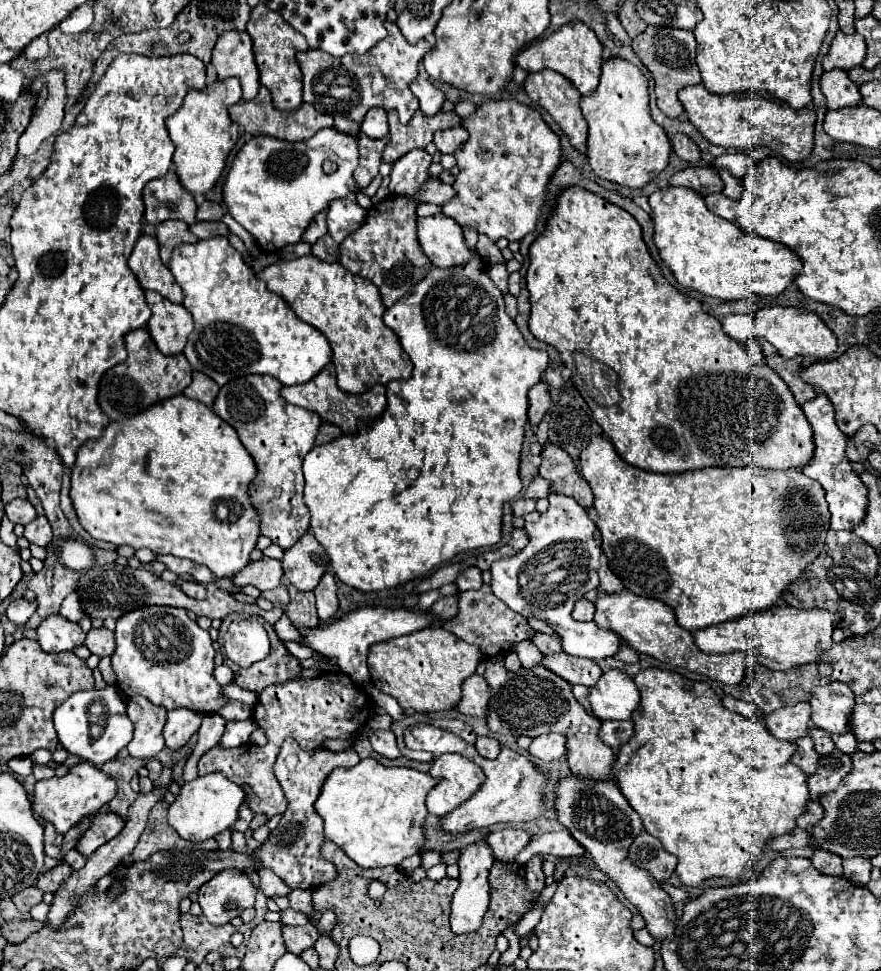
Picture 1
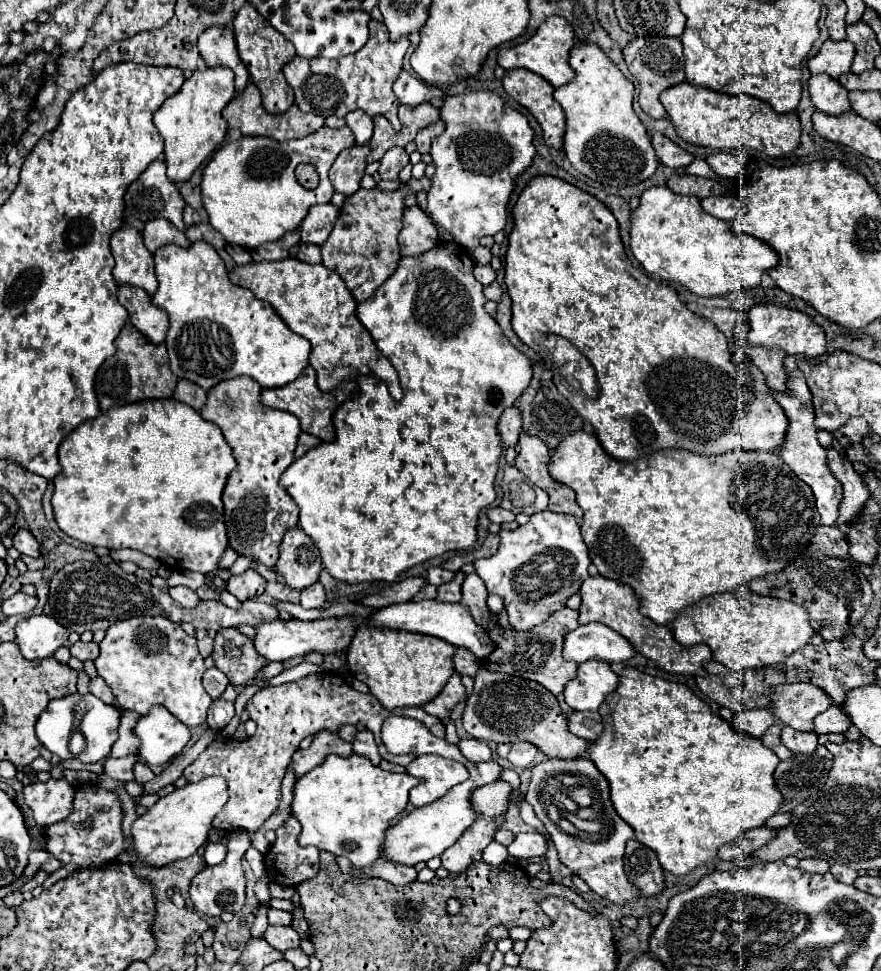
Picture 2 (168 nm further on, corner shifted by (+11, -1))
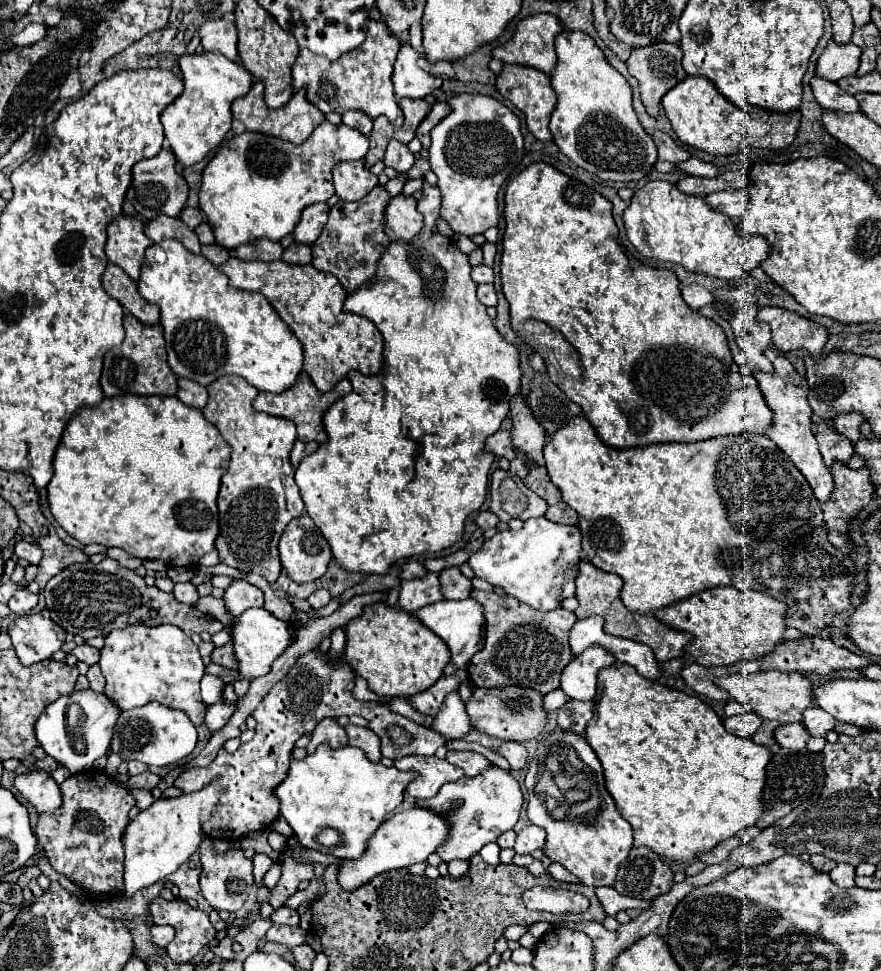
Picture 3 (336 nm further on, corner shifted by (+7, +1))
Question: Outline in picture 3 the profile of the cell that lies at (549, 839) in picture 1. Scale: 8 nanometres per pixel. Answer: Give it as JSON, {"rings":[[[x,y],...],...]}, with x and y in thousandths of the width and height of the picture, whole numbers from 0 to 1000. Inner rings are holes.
{"rings":[[[597,851],[588,857],[583,875],[586,880],[604,880],[606,875],[613,875],[617,871],[620,865],[620,857],[611,851]]]}

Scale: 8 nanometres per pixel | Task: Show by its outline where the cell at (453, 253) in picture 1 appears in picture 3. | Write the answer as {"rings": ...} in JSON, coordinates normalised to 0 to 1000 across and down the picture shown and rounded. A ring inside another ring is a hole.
{"rings":[[[452,200],[443,204],[440,214],[436,216],[438,231],[436,239],[440,239],[443,247],[468,247],[479,237],[479,222],[472,216],[472,206],[468,202]]]}

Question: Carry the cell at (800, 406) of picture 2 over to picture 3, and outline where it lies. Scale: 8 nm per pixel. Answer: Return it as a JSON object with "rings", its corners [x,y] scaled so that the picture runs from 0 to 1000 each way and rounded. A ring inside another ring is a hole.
{"rings":[[[869,358],[867,365],[876,373],[876,377],[879,377],[876,385],[865,383],[865,381],[856,381],[856,389],[860,391],[860,400],[867,406],[867,412],[872,416],[872,420],[876,420],[876,424],[879,424],[876,437],[867,445],[867,449],[872,449],[881,459],[885,459],[885,463],[904,478],[904,482],[913,488],[913,492],[922,501],[924,511],[931,517],[940,517],[942,507],[947,505],[947,494],[942,490],[942,484],[933,476],[926,451],[924,451],[922,441],[919,441],[919,437],[922,437],[922,420],[919,420],[917,410],[915,410],[917,408],[915,389],[910,389],[901,381],[901,377],[890,367],[885,367],[879,358]]]}

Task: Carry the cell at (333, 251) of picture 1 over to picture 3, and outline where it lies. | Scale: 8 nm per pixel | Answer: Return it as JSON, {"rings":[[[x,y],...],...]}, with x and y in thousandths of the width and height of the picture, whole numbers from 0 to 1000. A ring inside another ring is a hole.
{"rings":[[[331,249],[331,251],[322,257],[320,268],[327,270],[327,272],[352,272],[352,268],[354,268],[354,257],[352,257],[352,253],[347,253],[347,251]]]}

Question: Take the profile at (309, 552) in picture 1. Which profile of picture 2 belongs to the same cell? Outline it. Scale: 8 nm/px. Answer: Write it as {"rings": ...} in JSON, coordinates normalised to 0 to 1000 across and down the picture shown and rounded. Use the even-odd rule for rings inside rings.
{"rings":[[[341,542],[329,544],[318,560],[318,575],[313,579],[313,589],[322,595],[329,606],[345,608],[361,599],[365,587],[363,568],[356,558],[345,550]]]}

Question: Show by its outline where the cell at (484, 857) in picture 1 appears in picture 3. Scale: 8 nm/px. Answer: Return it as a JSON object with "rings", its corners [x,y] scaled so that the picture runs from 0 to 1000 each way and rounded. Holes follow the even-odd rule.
{"rings":[[[556,789],[545,799],[538,801],[522,801],[513,807],[504,807],[499,816],[490,824],[472,824],[472,830],[488,832],[506,842],[511,851],[511,859],[506,867],[495,875],[495,880],[504,886],[531,886],[540,877],[545,877],[547,871],[554,867],[563,867],[568,859],[574,855],[581,855],[588,847],[588,838],[593,832],[593,816],[588,805],[579,799],[577,793],[570,793],[565,789]]]}

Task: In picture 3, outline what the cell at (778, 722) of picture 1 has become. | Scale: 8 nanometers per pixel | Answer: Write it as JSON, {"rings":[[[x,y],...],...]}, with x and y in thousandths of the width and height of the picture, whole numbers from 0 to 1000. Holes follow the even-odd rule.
{"rings":[[[842,733],[838,737],[822,739],[822,750],[829,756],[835,756],[835,758],[840,758],[844,762],[851,762],[863,746],[865,746],[865,739],[860,735],[856,735],[856,733]]]}

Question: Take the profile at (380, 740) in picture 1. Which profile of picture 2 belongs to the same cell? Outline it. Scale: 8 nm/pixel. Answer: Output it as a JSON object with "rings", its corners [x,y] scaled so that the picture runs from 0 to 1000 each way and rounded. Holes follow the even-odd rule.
{"rings":[[[413,752],[413,754],[406,754],[404,760],[402,760],[402,774],[409,777],[409,779],[415,779],[420,781],[420,785],[427,789],[431,787],[431,774],[429,774],[429,768],[425,764],[425,756],[420,752]]]}

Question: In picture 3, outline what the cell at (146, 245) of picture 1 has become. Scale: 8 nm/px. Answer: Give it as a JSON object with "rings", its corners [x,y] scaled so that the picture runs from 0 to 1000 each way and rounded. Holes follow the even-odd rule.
{"rings":[[[136,220],[123,231],[120,264],[125,270],[134,272],[150,288],[159,286],[159,276],[163,270],[163,257],[173,251],[166,245],[159,227]]]}

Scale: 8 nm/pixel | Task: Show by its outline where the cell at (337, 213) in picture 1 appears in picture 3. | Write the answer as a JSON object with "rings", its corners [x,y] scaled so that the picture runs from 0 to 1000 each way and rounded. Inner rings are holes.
{"rings":[[[368,208],[352,210],[350,214],[345,214],[341,231],[336,231],[331,243],[341,251],[354,251],[363,243],[370,229],[372,229],[372,212]]]}

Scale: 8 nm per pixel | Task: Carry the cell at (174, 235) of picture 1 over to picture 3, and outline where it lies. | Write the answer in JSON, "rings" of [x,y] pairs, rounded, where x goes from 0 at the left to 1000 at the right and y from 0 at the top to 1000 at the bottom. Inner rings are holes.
{"rings":[[[177,222],[168,233],[166,233],[166,243],[173,249],[184,249],[188,245],[198,245],[209,251],[209,255],[218,262],[227,262],[227,249],[222,241],[204,227],[204,225],[193,225],[193,222]]]}

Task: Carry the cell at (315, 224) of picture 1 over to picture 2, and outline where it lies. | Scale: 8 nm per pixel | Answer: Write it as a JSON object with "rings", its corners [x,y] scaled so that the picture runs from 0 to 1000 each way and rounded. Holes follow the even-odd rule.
{"rings":[[[341,237],[322,241],[322,245],[318,245],[316,249],[291,255],[286,260],[286,266],[288,268],[322,268],[322,266],[327,266],[329,255],[336,251],[341,251]]]}

